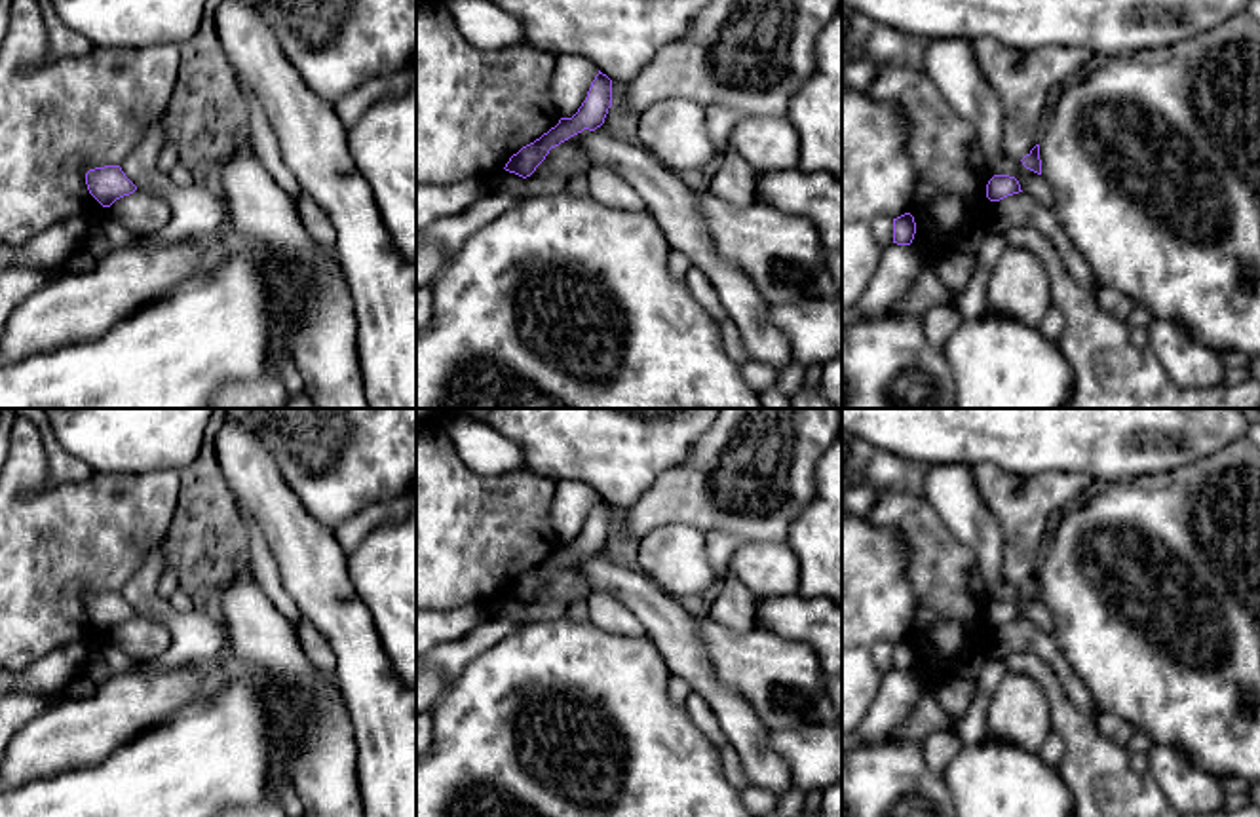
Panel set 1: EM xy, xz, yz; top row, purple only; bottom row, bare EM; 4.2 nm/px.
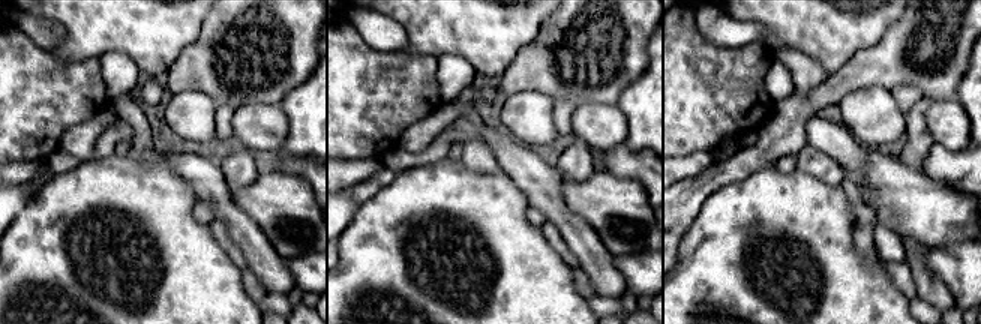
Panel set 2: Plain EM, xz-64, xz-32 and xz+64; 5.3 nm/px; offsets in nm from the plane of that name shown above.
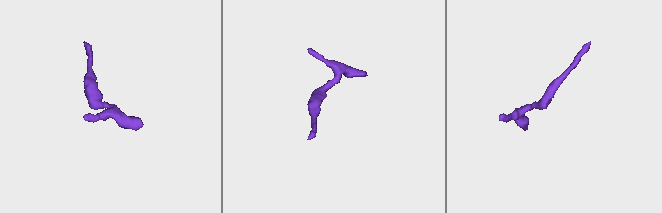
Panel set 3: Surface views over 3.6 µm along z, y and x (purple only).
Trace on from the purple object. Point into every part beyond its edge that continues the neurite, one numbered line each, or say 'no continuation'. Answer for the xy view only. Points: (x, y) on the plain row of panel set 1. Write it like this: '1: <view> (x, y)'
no continuation

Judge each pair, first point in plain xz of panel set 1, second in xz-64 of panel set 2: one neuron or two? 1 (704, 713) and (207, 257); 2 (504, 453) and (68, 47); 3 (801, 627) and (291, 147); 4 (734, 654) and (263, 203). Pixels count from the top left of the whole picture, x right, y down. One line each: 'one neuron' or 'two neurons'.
1: two neurons
2: two neurons
3: two neurons
4: one neuron

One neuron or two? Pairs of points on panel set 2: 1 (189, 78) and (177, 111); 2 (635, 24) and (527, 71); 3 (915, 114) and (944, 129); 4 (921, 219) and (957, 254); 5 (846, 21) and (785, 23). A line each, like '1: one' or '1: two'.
1: two
2: one
3: two
4: two
5: one

